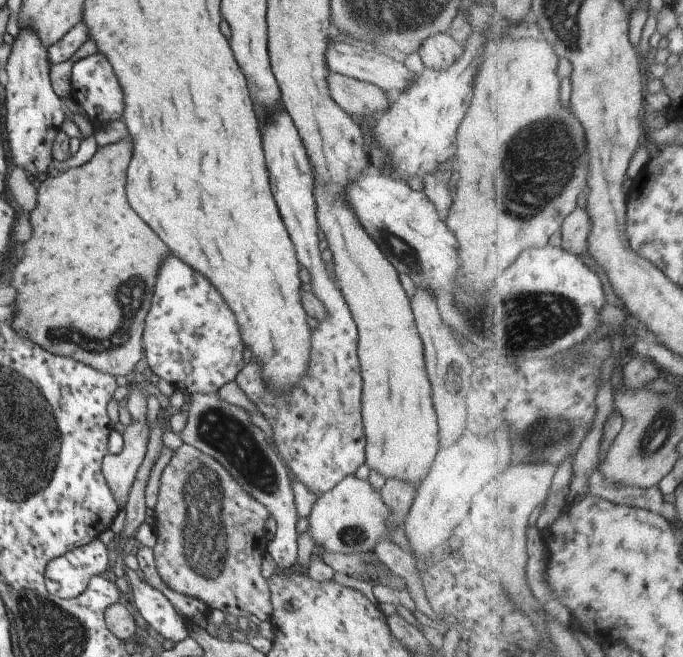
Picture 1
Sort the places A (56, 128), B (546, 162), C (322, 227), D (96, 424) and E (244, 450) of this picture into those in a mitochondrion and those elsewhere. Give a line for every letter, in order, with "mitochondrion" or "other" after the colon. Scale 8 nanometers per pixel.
A: other
B: mitochondrion
C: other
D: other
E: mitochondrion

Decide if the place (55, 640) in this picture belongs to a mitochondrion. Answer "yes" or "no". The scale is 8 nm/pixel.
yes

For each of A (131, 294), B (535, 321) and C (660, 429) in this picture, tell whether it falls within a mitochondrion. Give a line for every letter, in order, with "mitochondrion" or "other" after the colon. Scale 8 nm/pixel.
A: mitochondrion
B: mitochondrion
C: mitochondrion

